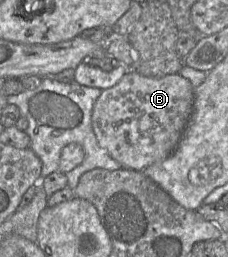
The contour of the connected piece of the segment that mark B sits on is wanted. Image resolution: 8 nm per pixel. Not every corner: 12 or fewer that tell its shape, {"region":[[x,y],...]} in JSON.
{"region":[[128,70],[92,110],[98,145],[142,171],[176,149],[194,105],[178,73]]}

